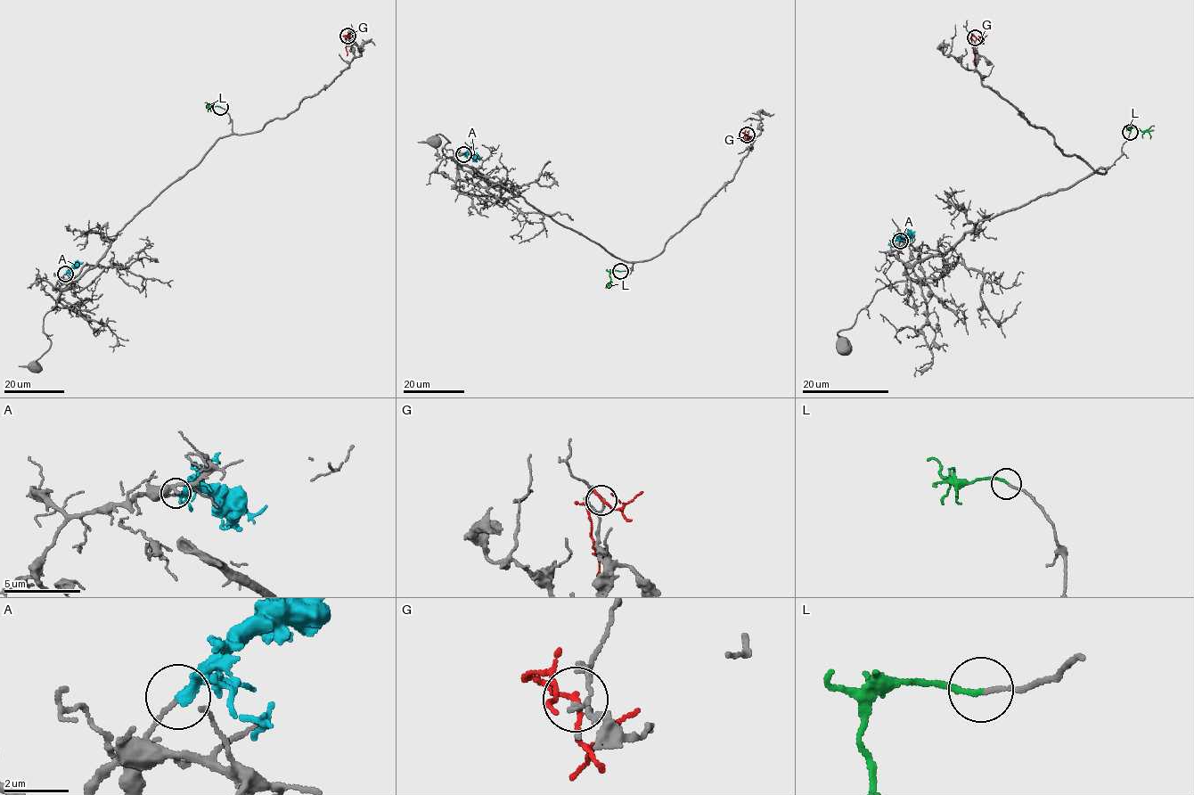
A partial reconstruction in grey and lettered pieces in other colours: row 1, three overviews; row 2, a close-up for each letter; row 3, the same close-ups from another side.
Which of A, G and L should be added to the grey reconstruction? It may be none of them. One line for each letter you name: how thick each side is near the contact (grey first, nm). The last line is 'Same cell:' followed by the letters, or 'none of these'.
L: calibres 110 and 160 nm
Same cell: L

